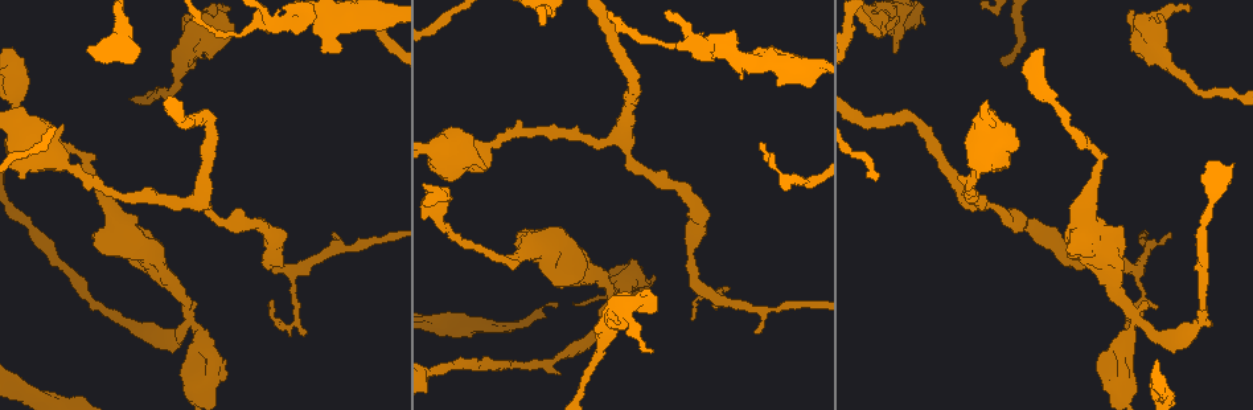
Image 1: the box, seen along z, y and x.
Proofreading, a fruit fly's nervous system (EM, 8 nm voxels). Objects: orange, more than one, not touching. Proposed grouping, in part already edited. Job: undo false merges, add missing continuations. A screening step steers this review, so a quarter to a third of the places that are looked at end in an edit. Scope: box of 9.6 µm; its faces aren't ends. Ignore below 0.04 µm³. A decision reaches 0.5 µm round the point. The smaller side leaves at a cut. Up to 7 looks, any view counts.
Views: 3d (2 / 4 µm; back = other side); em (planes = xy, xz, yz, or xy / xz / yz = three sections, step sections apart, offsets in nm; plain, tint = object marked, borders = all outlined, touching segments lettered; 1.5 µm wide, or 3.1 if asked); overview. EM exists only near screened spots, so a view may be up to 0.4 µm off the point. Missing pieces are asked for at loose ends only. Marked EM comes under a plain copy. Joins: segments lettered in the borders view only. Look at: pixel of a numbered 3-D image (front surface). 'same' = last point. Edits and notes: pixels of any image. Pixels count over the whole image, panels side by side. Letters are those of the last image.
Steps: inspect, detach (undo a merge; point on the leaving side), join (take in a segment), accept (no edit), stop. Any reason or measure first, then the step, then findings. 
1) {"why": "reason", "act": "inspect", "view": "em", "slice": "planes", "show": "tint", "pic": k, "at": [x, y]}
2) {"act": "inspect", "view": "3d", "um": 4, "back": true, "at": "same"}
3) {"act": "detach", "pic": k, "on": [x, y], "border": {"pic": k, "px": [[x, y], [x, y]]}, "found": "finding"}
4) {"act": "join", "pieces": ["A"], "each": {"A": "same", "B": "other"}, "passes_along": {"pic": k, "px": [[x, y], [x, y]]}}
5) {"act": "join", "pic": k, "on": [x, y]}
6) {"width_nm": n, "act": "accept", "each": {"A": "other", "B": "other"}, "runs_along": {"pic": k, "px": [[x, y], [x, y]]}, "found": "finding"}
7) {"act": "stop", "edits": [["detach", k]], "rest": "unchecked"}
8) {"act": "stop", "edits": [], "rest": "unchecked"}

{"act": "inspect", "view": "3d", "um": 4, "pic": 1, "at": [272, 302]}

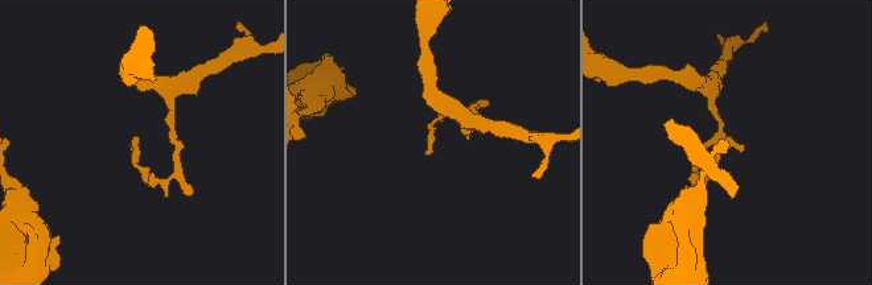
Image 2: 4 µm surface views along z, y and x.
{"act": "inspect", "view": "em", "slice": "planes", "show": "borders", "pic": 2, "at": [133, 148]}

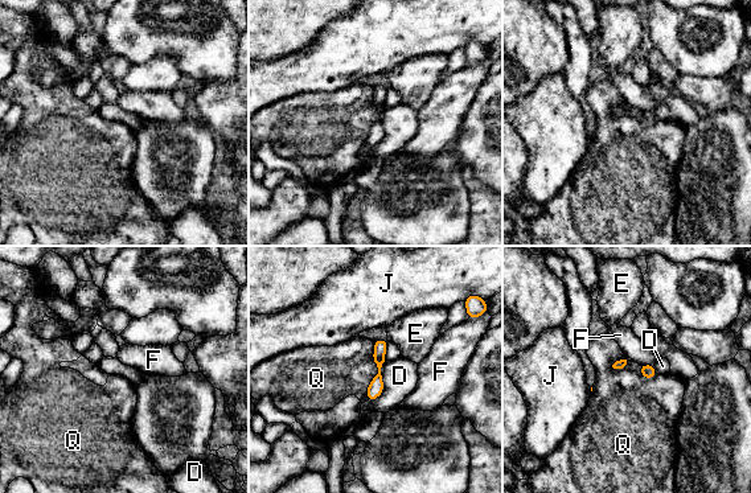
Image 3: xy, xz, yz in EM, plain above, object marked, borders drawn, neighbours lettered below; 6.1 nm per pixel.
{"longest_contact_nm": ["Q", 360], "act": "accept", "each": {"D": "other", "E": "other", "F": "other", "J": "other", "Q": "other"}, "found": "none of them fits"}

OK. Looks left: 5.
{"why": "sudden change in width", "act": "inspect", "view": "em", "slice": "xz", "step": 4, "show": "tint", "pic": 1, "at": [187, 315]}

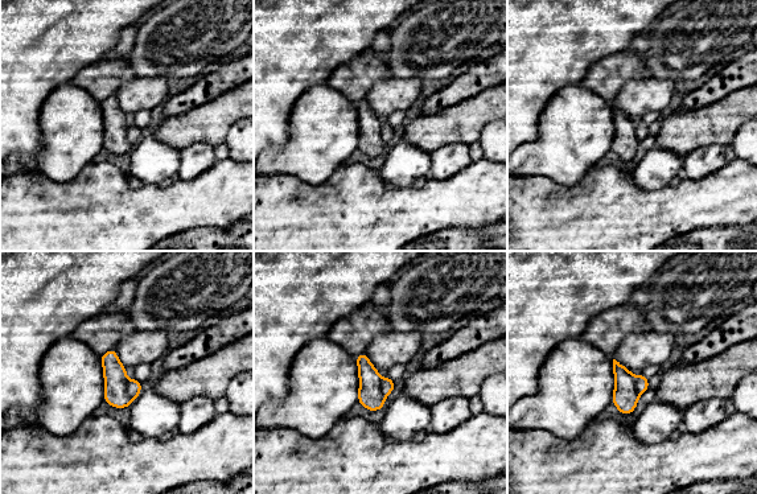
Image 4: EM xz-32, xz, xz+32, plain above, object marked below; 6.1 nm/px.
{"why": "cut it another way", "act": "inspect", "view": "em", "slice": "planes", "show": "tint", "at": "same"}

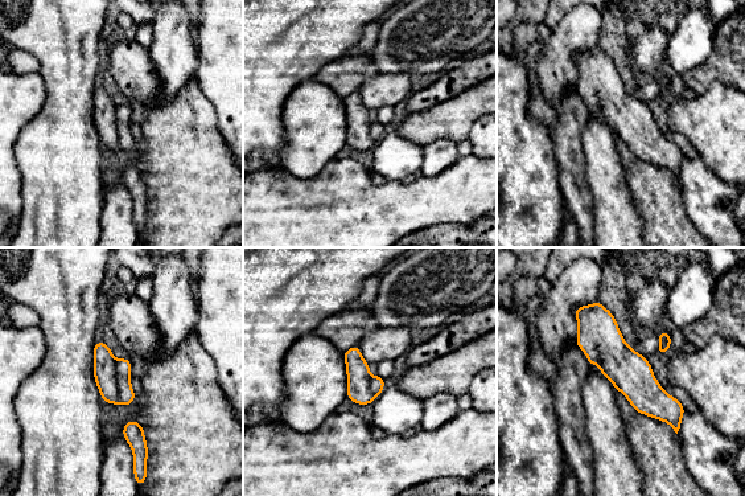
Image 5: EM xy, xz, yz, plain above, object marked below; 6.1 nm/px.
{"why": "what lies round it", "act": "inspect", "view": "em", "slice": "planes", "show": "borders", "at": "same"}

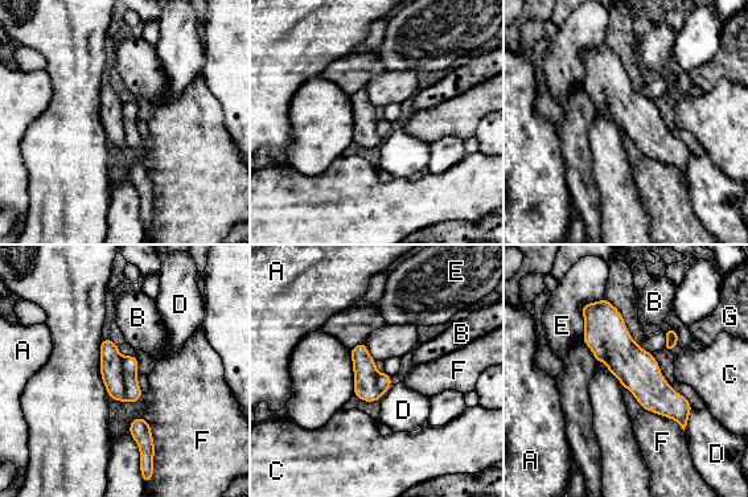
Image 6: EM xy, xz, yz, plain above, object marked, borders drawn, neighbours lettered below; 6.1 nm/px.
{"act": "detach", "pic": 6, "on": [130, 364], "each": {"A": "other", "B": "other", "C": "other", "D": "other", "E": "other", "F": "other", "G": "other"}, "found": "a second neuron is stuck on"}

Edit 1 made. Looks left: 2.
{"why": "free end", "act": "inspect", "view": "em", "slice": "planes", "show": "borders", "pic": 1, "at": [300, 32]}

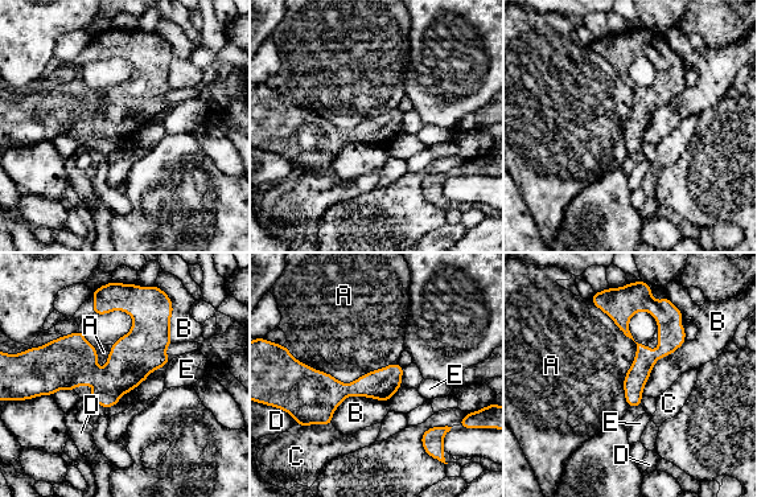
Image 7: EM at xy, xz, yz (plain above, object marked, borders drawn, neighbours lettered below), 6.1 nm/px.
{"longest_contact_nm": ["A", 650], "act": "accept", "each": {"A": "other", "B": "other", "C": "other", "D": "other", "E": "other"}, "runs_along": {"pic": 7, "px": [[165, 333], [118, 374], [45, 391]]}, "found": "none of them fits"}

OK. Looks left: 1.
{"act": "stop", "edits": [["detach", 6]], "rest": "unchecked"}

